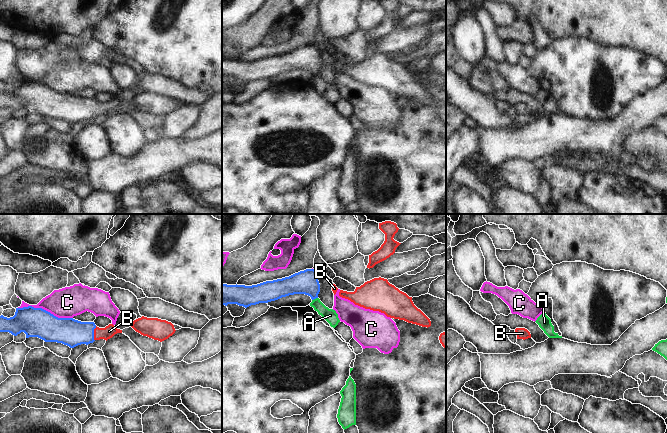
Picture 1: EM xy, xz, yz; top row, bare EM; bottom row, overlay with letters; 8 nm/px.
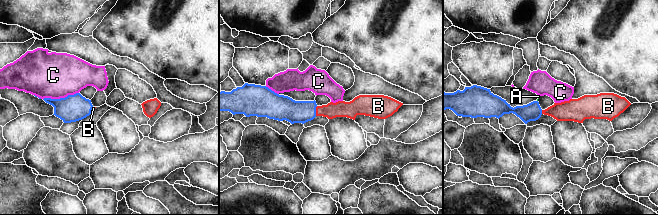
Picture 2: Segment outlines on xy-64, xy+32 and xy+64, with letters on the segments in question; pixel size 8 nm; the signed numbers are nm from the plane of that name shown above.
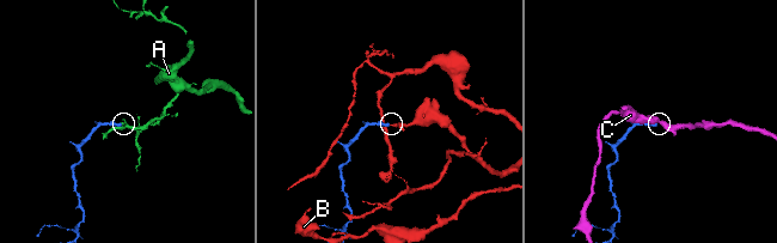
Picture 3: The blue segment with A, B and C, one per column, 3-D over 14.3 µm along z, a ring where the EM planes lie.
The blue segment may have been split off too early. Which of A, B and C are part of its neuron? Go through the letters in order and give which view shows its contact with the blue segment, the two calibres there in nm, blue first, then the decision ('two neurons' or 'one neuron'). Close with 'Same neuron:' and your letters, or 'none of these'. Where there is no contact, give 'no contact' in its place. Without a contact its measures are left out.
A: contact in xz; calibres 190 and 110 nm; two neurons
B: contact in xy; calibres 220 and 100 nm; one neuron
C: contact in xy; calibres 240 and 240 nm; two neurons
Same neuron: B

